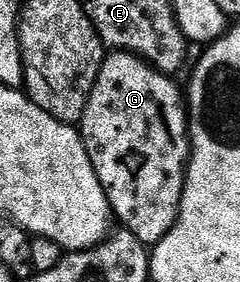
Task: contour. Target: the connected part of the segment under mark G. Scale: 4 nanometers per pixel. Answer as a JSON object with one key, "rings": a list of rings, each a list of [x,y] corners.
{"rings":[[[127,51],[108,54],[99,67],[93,93],[77,124],[79,138],[89,153],[89,161],[107,194],[114,218],[145,245],[160,243],[179,216],[183,183],[189,158],[189,111],[184,96],[175,88],[174,78],[162,75],[151,64]]]}

